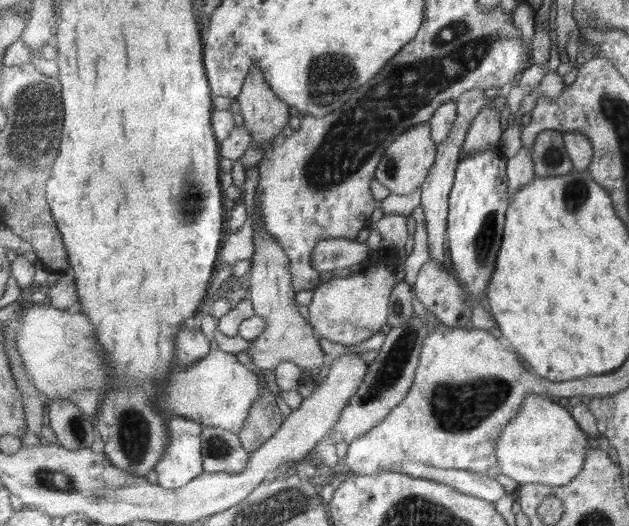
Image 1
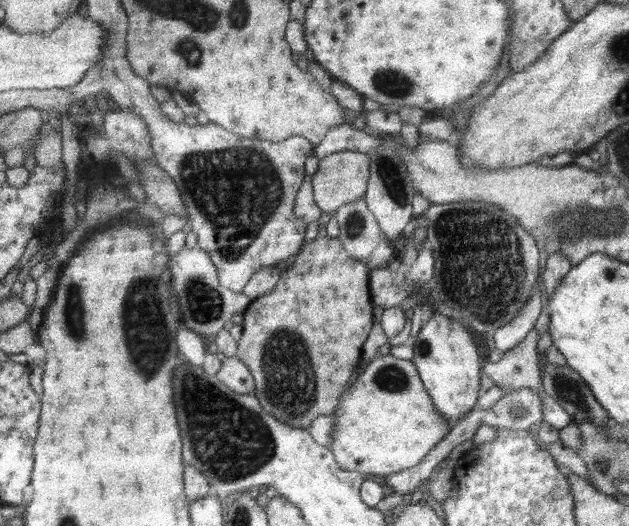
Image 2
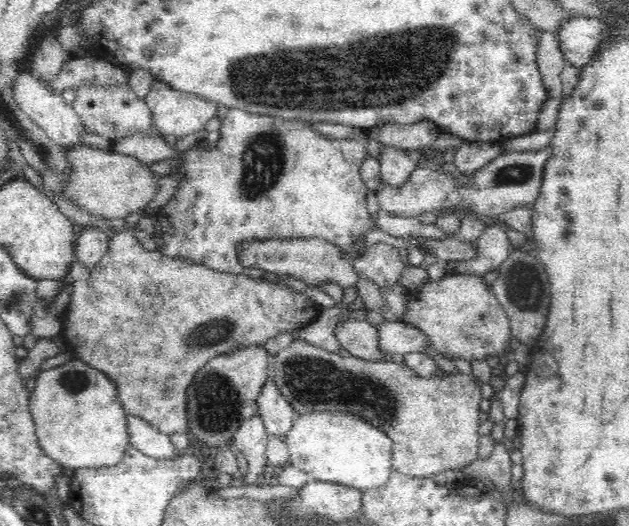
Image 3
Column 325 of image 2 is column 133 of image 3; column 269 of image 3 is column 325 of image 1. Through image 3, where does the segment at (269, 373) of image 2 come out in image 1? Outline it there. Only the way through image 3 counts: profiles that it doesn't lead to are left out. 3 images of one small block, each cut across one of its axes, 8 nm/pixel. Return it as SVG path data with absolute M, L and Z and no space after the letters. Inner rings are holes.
M395 254L381 257L375 264L364 267L358 273L347 277L332 277L314 290L313 301L308 306L309 322L316 334L332 343L343 346L361 344L367 338L387 330L389 316L389 297L397 283L401 282L395 274Z

